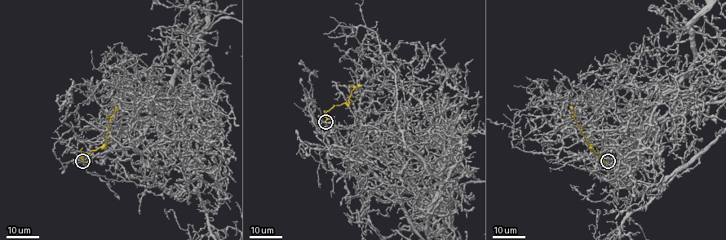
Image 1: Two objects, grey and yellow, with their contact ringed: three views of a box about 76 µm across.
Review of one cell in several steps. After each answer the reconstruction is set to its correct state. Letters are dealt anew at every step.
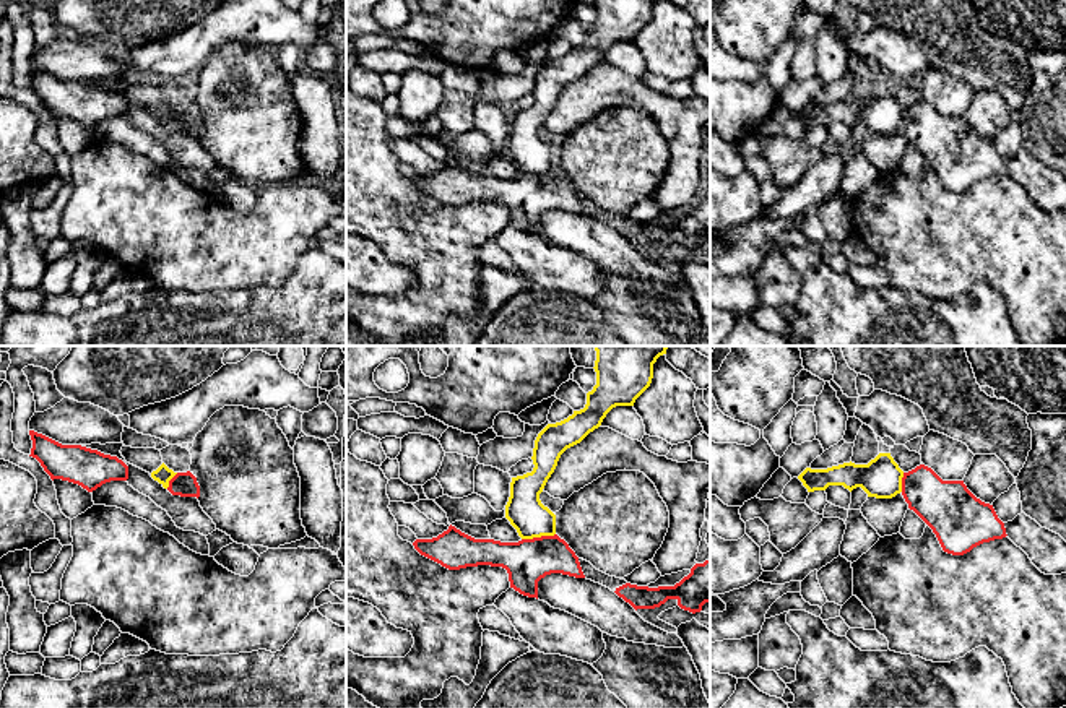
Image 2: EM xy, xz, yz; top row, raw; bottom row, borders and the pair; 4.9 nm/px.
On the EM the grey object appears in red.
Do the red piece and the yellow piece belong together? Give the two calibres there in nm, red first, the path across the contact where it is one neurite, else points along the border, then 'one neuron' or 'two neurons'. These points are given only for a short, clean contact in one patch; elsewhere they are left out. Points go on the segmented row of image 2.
calibres 220 and 190 nm; border xz (554, 533), (522, 539); two neurons

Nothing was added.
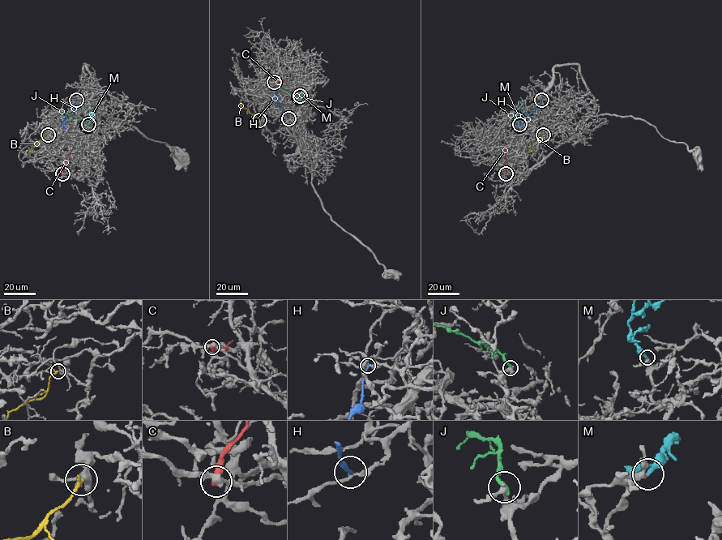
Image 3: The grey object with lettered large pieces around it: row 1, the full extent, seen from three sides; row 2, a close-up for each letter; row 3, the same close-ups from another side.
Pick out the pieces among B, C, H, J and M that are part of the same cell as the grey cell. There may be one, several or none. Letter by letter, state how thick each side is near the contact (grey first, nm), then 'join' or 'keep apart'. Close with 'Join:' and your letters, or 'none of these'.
B: calibres 240 and 200 nm; keep apart
C: calibres 340 and 360 nm; keep apart
H: calibres 240 and 240 nm; keep apart
J: calibres 320 and 280 nm; keep apart
M: calibres 280 and 240 nm; join
Join: M

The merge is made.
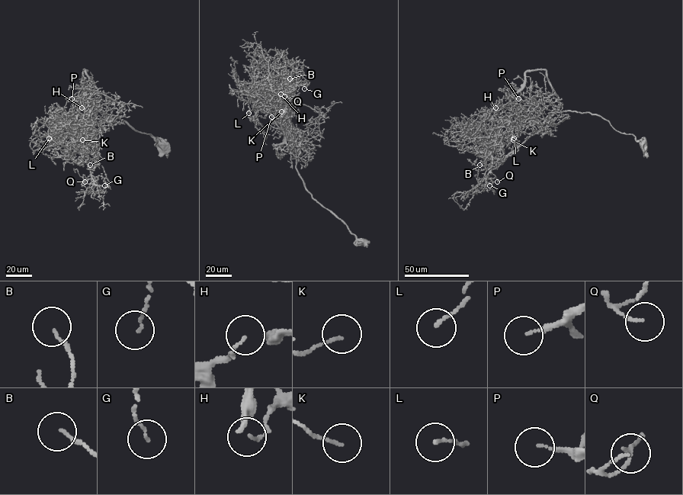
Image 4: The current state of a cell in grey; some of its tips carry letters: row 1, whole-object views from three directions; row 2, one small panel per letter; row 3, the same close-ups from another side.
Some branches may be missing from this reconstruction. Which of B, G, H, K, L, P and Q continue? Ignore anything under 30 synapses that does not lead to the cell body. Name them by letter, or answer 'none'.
P

